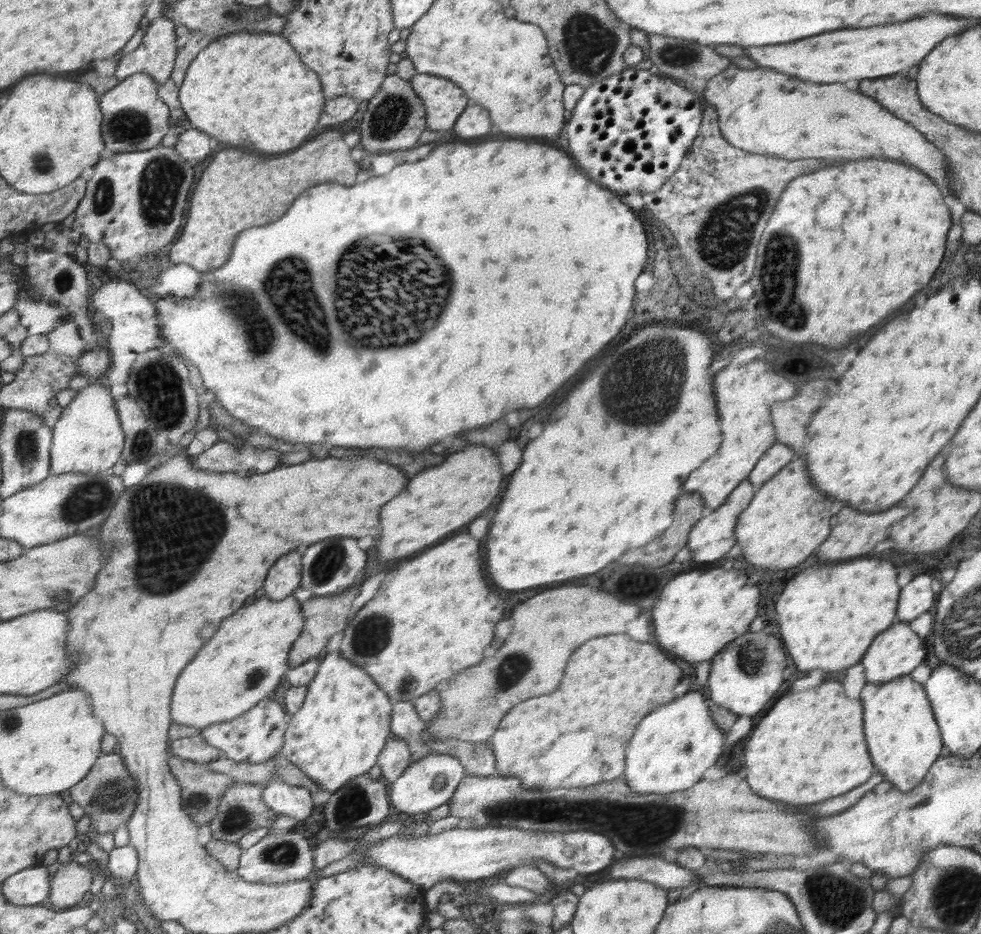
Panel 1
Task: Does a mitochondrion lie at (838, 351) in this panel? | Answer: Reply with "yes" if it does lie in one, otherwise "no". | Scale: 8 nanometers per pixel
no

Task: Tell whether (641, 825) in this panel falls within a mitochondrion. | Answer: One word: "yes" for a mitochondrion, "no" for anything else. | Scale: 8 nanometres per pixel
yes

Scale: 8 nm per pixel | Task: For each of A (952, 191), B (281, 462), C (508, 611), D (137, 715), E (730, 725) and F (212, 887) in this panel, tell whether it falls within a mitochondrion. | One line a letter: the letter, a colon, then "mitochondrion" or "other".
A: other
B: other
C: other
D: other
E: other
F: other

